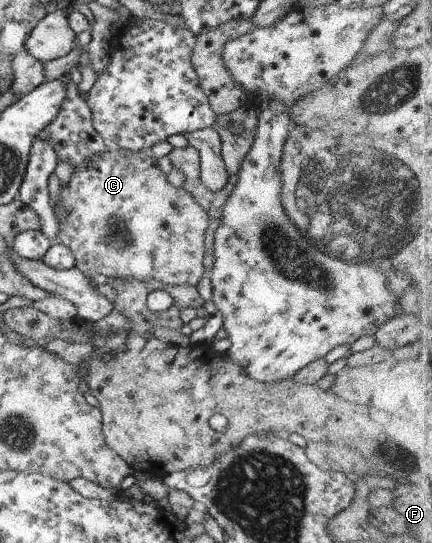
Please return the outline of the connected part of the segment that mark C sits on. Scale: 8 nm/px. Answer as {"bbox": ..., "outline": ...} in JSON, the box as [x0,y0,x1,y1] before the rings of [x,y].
{"bbox":[56,146,208,287],"outline":[[[110,146],[104,155],[90,159],[86,167],[74,169],[68,183],[60,186],[56,208],[64,211],[64,217],[57,219],[56,242],[70,251],[74,266],[87,279],[90,275],[102,275],[106,279],[155,280],[168,285],[196,287],[200,283],[206,273],[202,259],[208,217],[190,194],[166,181],[166,176],[156,164],[149,150],[132,152]]]}

